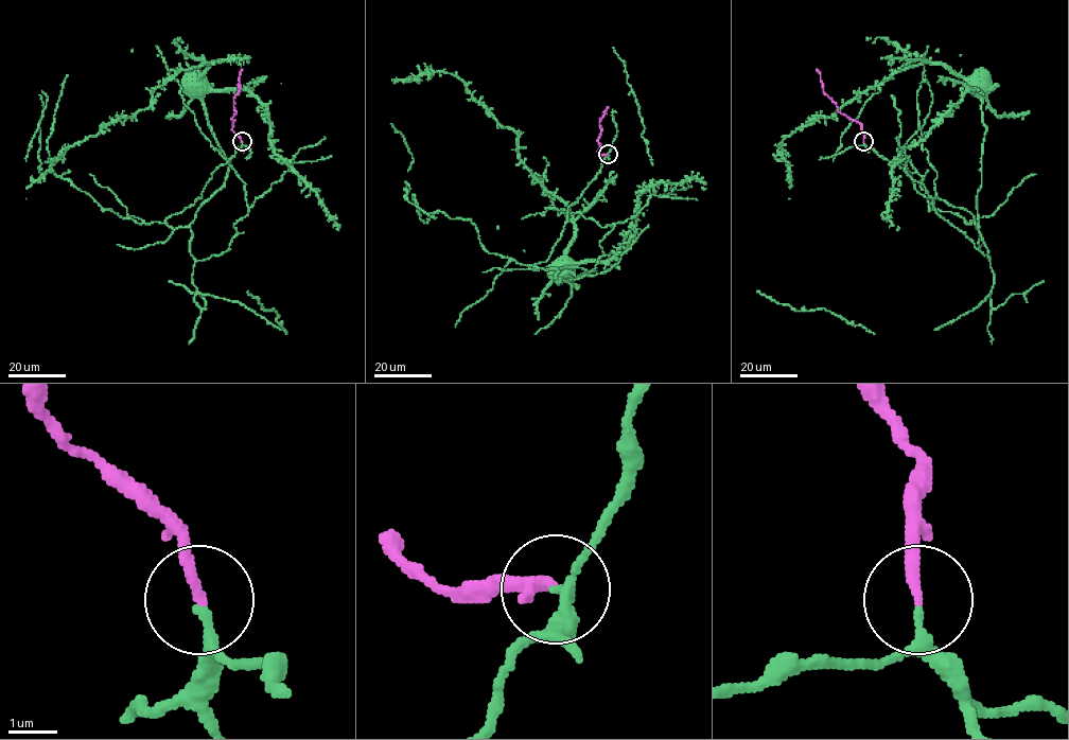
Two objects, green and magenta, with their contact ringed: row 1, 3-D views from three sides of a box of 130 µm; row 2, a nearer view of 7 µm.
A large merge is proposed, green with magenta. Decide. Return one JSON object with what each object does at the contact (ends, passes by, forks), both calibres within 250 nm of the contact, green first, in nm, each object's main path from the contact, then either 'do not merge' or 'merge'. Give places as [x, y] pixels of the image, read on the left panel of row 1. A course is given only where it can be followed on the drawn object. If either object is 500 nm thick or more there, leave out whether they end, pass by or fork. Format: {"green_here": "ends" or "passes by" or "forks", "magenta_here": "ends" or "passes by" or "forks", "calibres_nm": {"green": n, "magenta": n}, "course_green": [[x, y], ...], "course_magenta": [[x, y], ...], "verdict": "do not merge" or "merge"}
{"green_here": "passes by", "magenta_here": "ends", "calibres_nm": {"green": 160, "magenta": 220}, "course_green": [[242, 142], [202, 198], [171, 214], [169, 226], [187, 226], [230, 165], [193, 91], [193, 76]], "course_magenta": [[242, 141], [233, 131], [231, 119], [235, 111], [233, 99], [239, 91], [242, 69]], "verdict": "merge"}

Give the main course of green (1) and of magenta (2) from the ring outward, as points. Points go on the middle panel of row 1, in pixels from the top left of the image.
1: (608, 154), (577, 203), (568, 207), (550, 256), (531, 265), (596, 271), (577, 277), (559, 265)
2: (608, 154), (599, 153), (597, 140), (601, 129), (599, 121), (608, 107)

